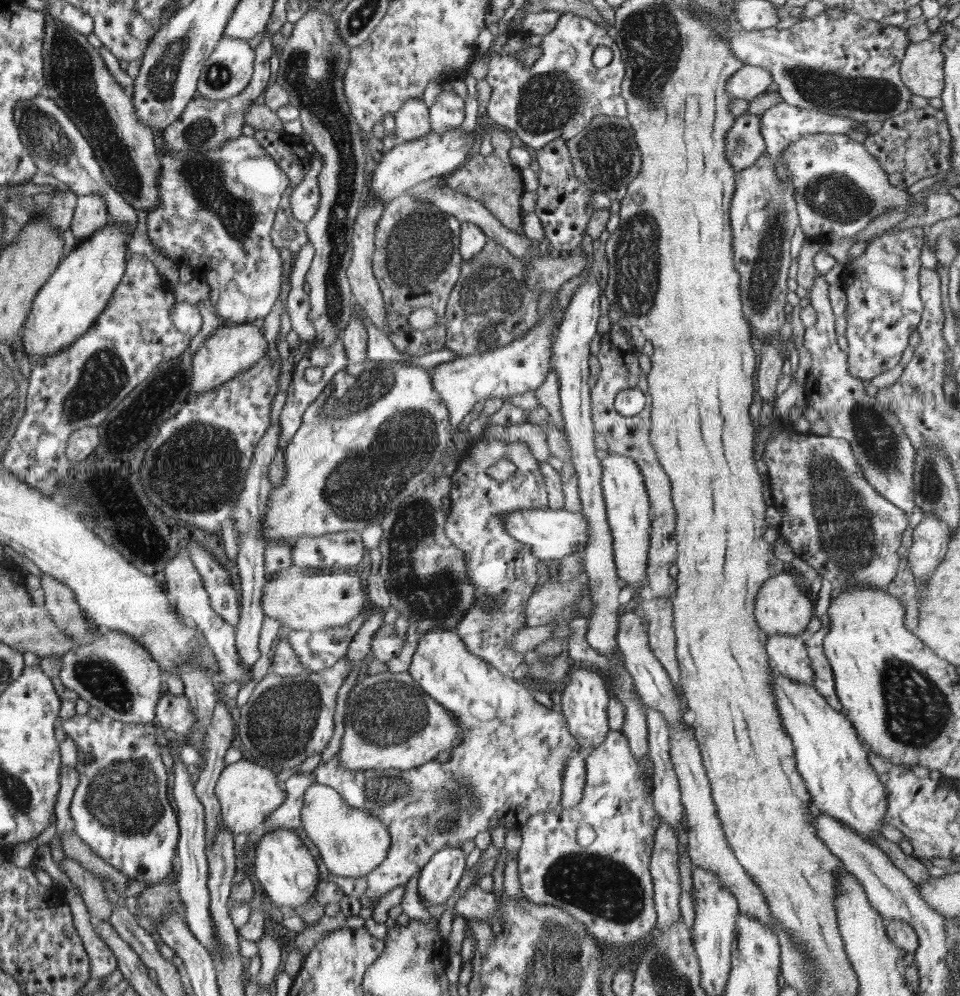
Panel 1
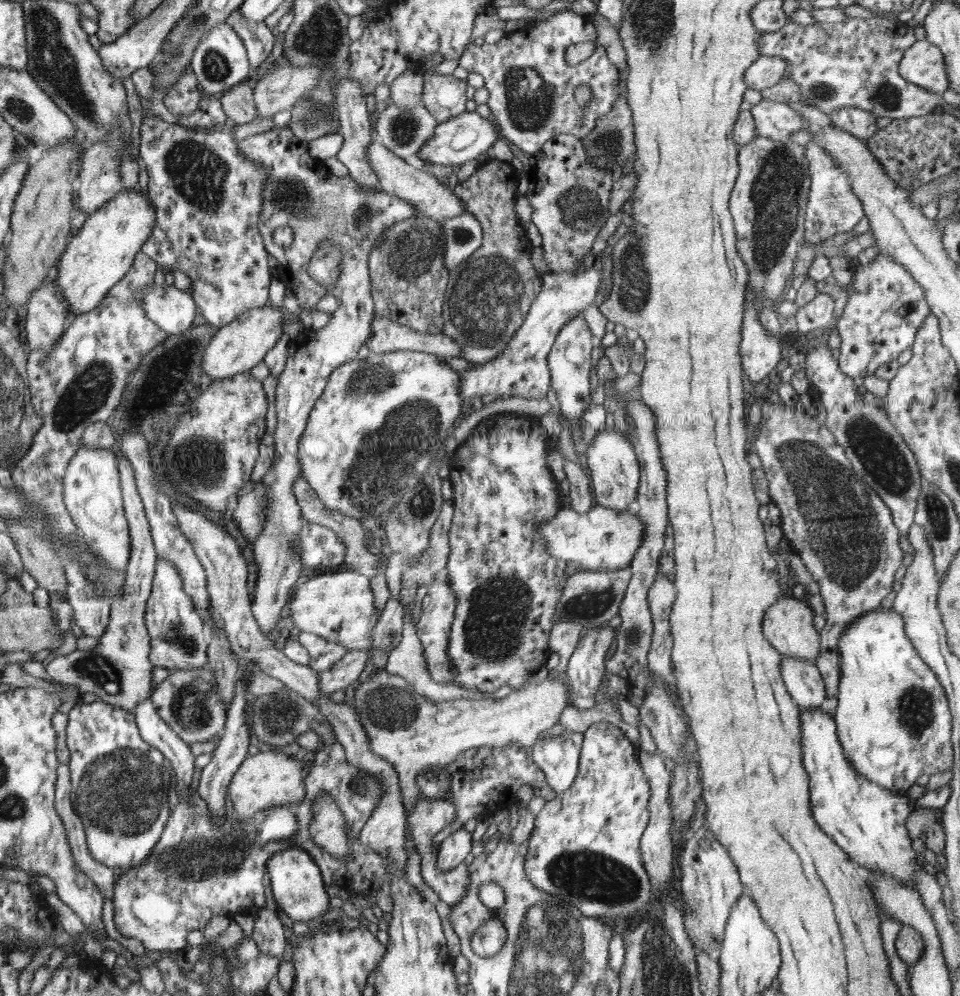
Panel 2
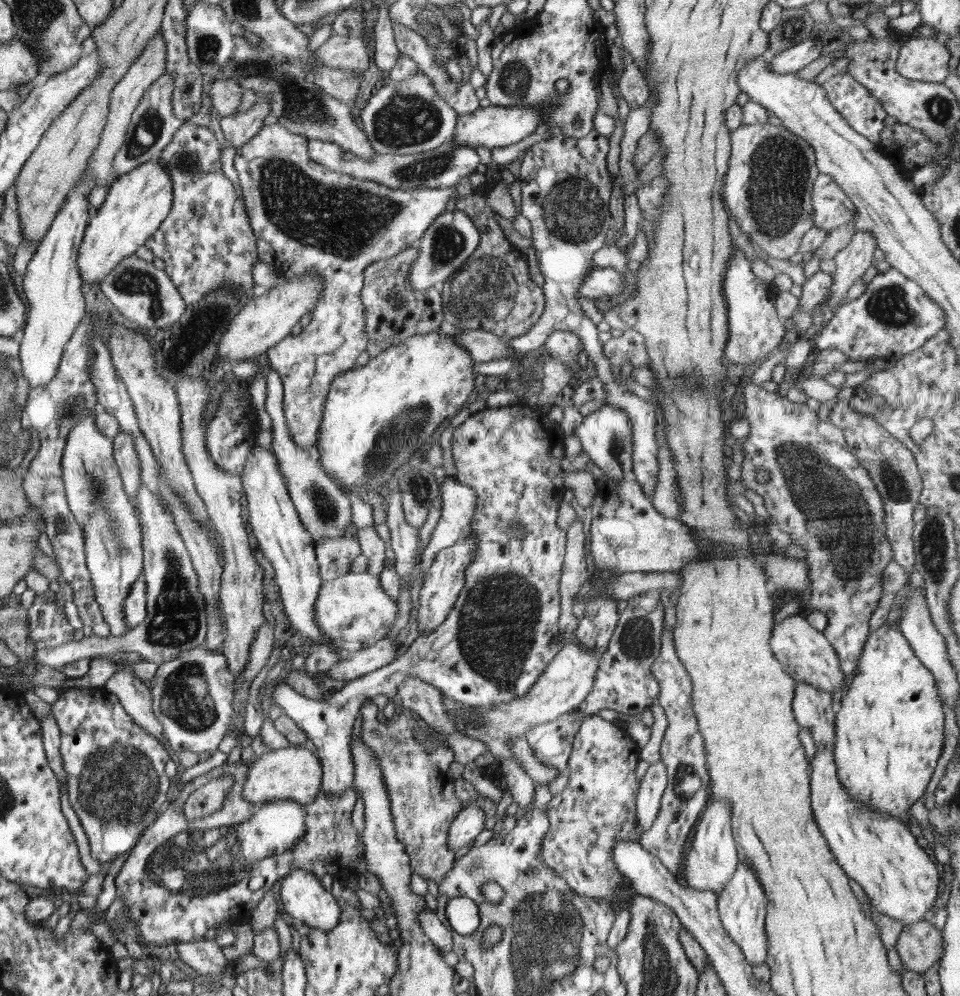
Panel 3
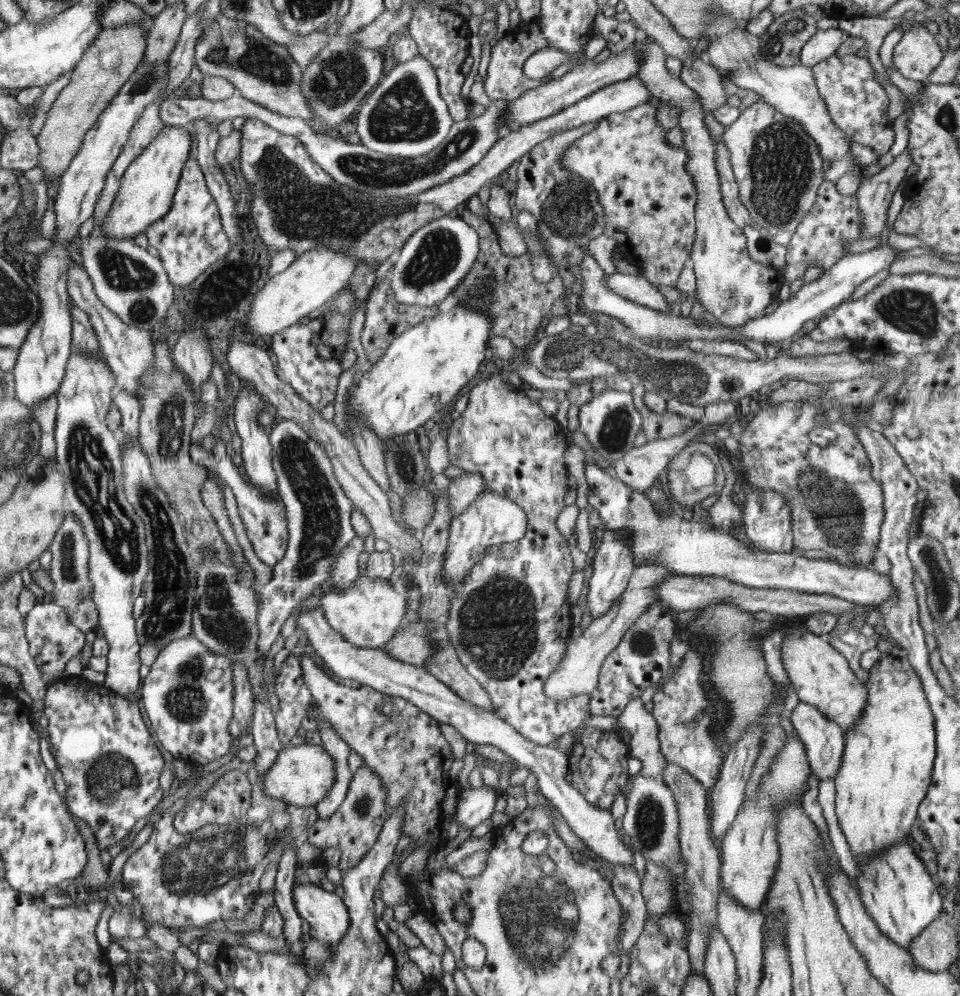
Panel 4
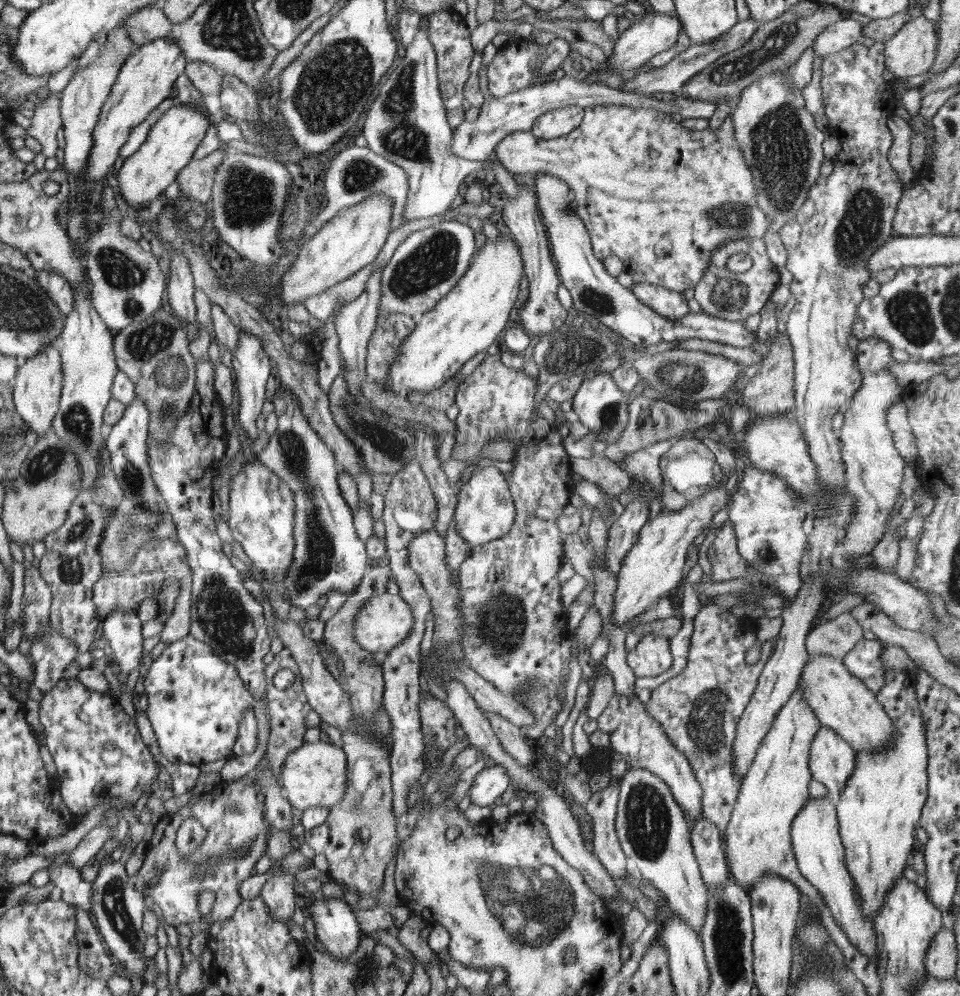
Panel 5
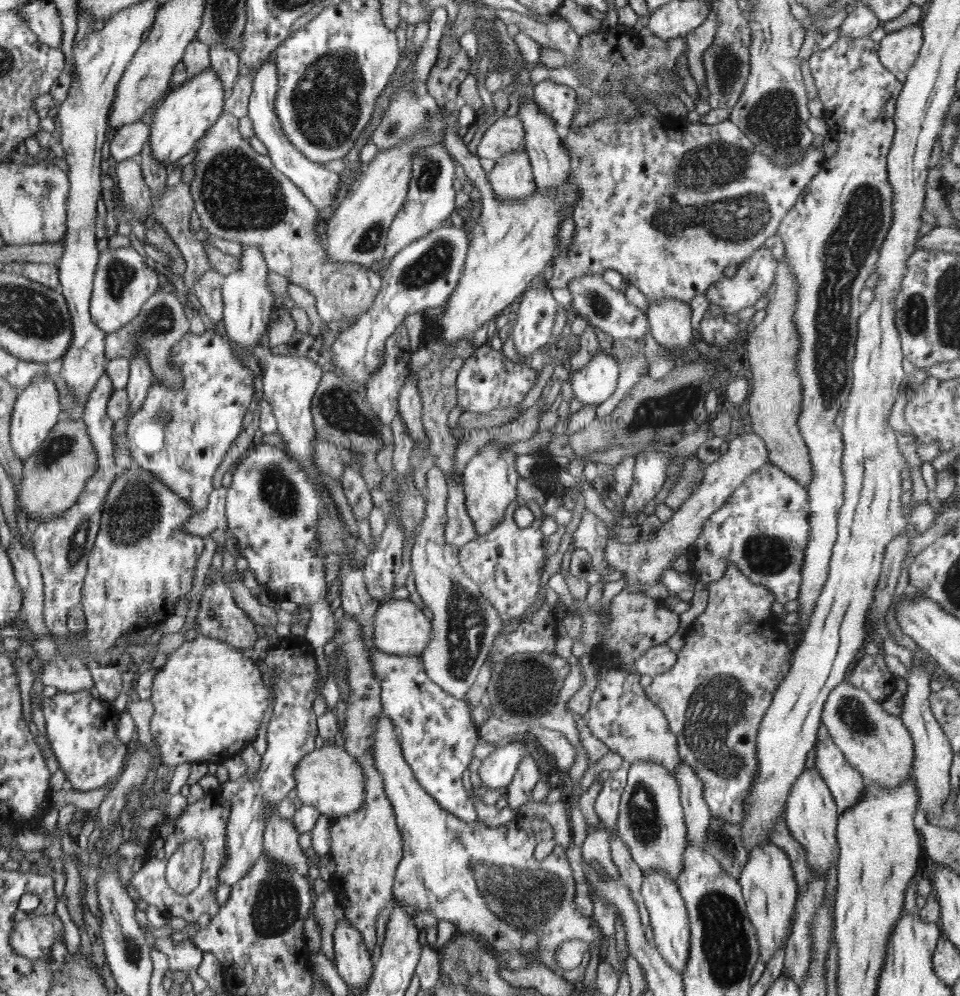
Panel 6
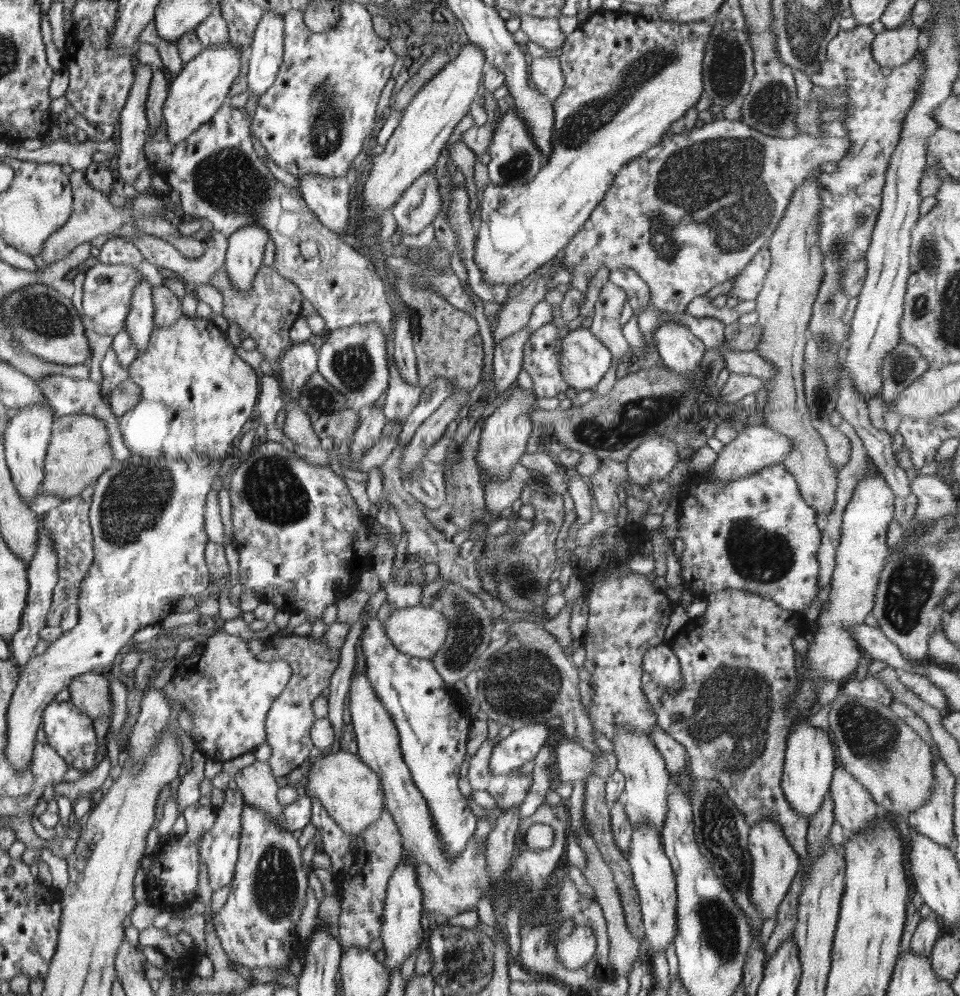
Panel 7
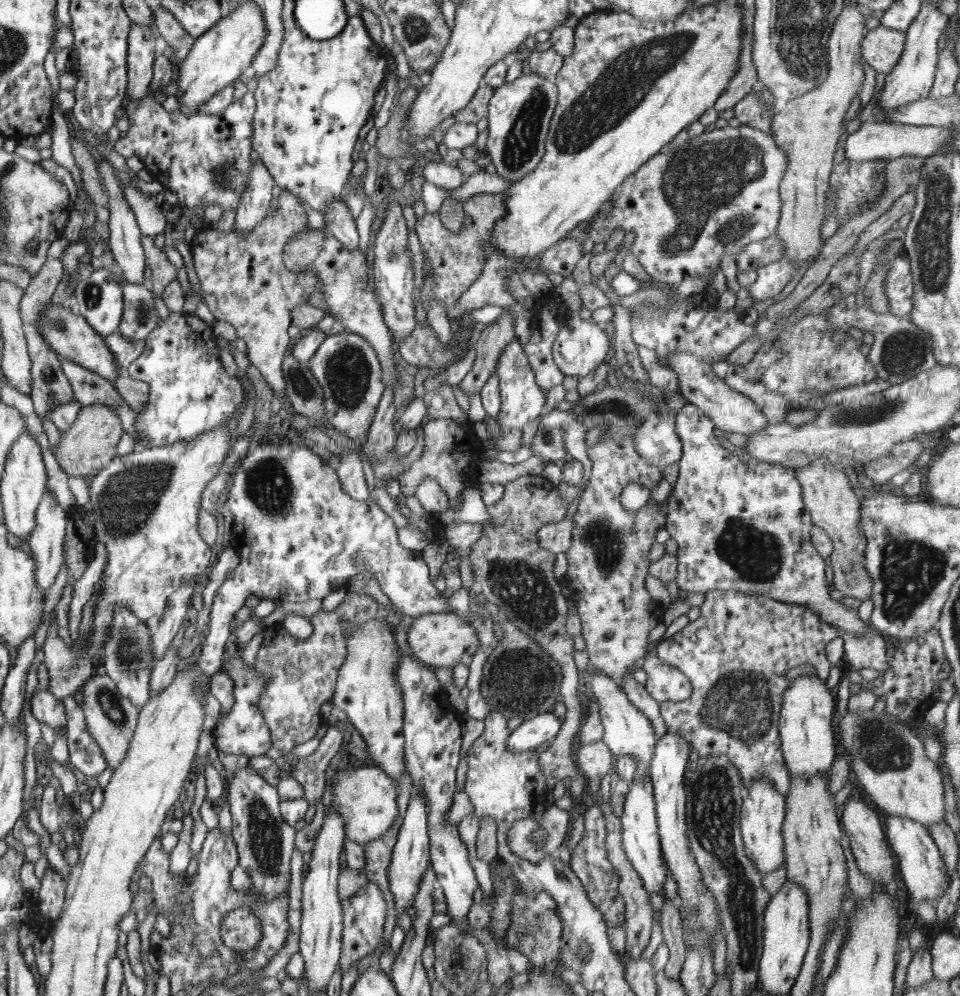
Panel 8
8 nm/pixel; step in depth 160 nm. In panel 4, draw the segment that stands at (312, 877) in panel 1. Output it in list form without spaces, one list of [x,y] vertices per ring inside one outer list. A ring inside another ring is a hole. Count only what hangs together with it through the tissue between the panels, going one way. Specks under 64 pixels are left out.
[[[302,881],[294,884],[293,901],[295,910],[308,922],[314,942],[330,946],[345,938],[352,917],[348,906],[344,906],[345,902],[336,894],[322,890],[320,885]]]

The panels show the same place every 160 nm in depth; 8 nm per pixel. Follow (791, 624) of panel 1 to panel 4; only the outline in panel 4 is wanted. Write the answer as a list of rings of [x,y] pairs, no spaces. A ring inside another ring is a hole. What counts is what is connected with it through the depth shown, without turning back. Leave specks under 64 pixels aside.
[[[783,624],[784,638],[781,644],[782,662],[790,682],[796,690],[798,698],[806,704],[815,706],[827,718],[838,724],[843,732],[852,729],[859,722],[867,705],[868,691],[863,683],[850,668],[848,661],[823,636],[808,632],[806,627],[787,626]]]

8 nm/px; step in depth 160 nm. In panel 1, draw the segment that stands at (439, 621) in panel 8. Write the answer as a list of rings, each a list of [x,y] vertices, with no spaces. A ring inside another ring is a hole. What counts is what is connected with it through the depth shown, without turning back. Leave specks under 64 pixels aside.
[[[293,564],[275,572],[271,580],[266,580],[261,605],[265,616],[279,620],[282,627],[316,633],[327,628],[346,626],[357,618],[365,605],[369,604],[362,589],[357,573],[326,572],[307,575],[305,570]]]

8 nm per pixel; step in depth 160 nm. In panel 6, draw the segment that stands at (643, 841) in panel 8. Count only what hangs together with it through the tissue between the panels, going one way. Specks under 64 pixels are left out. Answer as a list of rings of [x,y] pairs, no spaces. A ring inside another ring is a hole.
[[[648,872],[643,876],[640,896],[644,900],[644,906],[648,910],[650,926],[654,936],[654,946],[660,956],[678,973],[683,976],[683,970],[690,950],[690,923],[685,907],[684,899],[678,892],[675,882],[670,876]]]

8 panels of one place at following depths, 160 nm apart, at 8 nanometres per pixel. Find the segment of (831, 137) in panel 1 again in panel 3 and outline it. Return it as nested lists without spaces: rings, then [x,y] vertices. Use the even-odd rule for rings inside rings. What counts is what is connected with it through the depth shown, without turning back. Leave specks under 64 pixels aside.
[[[822,173],[813,184],[812,206],[815,216],[813,226],[823,228],[826,232],[846,224],[854,212],[853,202],[834,177]]]

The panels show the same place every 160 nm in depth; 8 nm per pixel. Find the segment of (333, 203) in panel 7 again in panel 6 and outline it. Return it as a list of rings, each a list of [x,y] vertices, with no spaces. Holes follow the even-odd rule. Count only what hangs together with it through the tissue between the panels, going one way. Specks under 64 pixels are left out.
[[[266,59],[256,70],[251,95],[249,96],[249,105],[247,106],[247,115],[253,122],[256,138],[264,143],[264,146],[268,149],[268,155],[270,155],[276,167],[309,197],[309,200],[317,209],[330,208],[330,205],[336,200],[340,175],[302,156],[299,149],[282,132],[274,108],[278,87],[277,63],[274,60]]]

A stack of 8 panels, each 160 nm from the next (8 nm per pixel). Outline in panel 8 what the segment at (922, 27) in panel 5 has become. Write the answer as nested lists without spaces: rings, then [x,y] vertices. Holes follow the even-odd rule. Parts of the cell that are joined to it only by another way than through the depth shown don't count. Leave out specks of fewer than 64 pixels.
[[[879,25],[867,30],[861,42],[861,54],[875,72],[888,74],[899,63],[906,48],[906,31],[892,30]]]

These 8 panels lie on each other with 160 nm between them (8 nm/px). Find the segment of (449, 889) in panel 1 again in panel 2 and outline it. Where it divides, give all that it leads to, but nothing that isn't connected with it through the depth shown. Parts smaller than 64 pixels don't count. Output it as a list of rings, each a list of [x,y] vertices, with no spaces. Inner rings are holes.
[[[462,827],[447,836],[438,848],[436,868],[440,872],[448,872],[465,862],[472,848],[472,833]]]

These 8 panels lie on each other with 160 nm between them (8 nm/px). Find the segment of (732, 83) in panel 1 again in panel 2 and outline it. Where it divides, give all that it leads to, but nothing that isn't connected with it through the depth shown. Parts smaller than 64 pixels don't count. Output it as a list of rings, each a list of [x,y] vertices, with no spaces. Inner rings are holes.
[[[760,56],[745,72],[744,80],[748,88],[757,89],[759,92],[764,88],[770,88],[786,76],[787,62],[782,58],[770,58]]]

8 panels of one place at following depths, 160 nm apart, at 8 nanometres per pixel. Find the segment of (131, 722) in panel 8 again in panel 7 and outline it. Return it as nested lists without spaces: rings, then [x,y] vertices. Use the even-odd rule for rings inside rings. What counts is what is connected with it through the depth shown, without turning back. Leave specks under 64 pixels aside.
[[[90,671],[71,681],[68,686],[72,701],[93,720],[103,714],[112,717],[110,681],[102,671]]]

